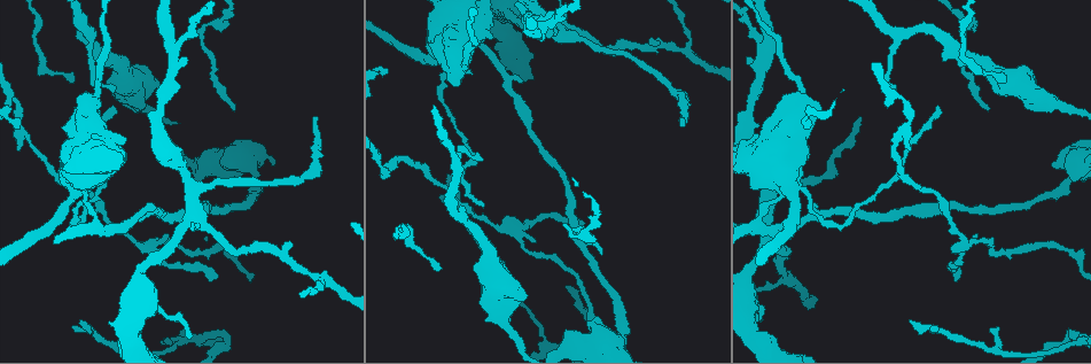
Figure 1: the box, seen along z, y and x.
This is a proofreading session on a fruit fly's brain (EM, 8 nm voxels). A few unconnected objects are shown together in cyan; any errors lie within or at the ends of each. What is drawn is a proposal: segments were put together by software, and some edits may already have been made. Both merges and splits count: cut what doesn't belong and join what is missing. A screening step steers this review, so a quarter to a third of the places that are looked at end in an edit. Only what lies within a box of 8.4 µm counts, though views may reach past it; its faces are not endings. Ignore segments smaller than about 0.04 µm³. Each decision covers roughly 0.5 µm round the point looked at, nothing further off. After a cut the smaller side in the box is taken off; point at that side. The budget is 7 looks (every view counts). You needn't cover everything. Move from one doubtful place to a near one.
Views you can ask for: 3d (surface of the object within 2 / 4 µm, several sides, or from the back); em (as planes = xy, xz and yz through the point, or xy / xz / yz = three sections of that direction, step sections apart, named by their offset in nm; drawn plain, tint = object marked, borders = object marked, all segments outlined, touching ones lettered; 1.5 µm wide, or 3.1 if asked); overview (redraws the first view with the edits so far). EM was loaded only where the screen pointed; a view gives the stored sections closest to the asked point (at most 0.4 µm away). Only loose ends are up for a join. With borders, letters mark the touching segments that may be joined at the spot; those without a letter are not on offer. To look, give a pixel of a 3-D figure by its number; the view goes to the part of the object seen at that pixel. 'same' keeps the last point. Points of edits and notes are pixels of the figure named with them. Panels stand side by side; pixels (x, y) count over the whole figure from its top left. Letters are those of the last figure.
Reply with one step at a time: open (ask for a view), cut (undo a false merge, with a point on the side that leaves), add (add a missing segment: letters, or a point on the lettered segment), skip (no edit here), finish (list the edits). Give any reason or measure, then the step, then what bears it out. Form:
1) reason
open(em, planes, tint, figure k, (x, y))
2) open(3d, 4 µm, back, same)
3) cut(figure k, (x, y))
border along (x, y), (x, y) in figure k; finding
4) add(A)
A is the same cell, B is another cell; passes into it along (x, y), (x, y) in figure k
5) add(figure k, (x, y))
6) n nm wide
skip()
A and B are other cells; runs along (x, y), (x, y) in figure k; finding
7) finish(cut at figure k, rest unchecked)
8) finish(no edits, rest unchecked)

abrupt turn
open(em, xy, step 8, tint, figure 1, (228, 337))

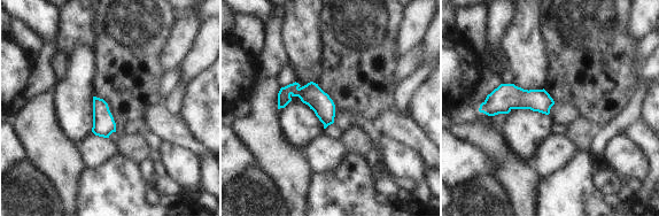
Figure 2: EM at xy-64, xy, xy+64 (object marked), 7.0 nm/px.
open(em, planes, borders, same)

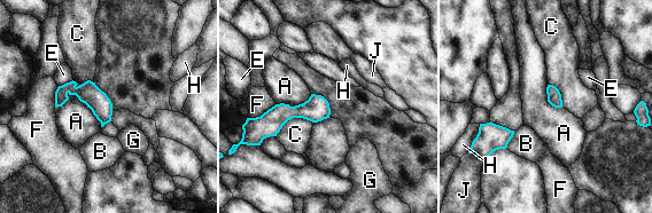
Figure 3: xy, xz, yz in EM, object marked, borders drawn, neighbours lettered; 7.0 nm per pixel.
160 nm wide
skip()
A, B, C, E, F, G, H and J are other cells; one neuron here

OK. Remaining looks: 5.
thin end
open(em, xz, step 8, borders, figure 1, (583, 222))

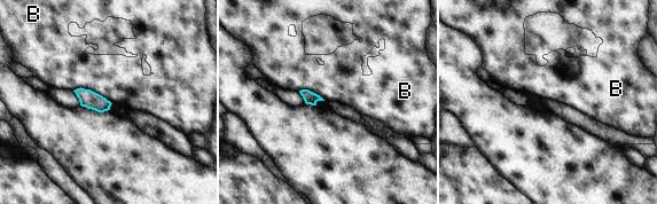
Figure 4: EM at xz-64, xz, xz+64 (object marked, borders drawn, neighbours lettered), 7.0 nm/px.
90 nm wide; B touches over 280 nm
skip()
B is another cell; no lettered segment goes on from it

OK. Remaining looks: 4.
sudden change in width
open(em, xy, step 8, tint, figure 1, (98, 87))

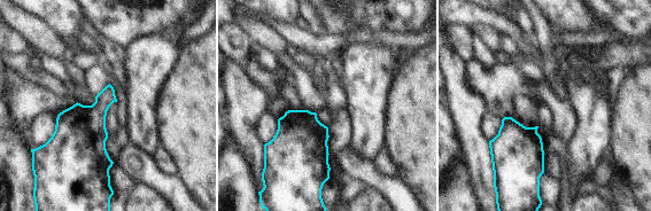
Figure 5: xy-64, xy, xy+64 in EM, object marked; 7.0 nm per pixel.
open(em, planes, borders, same)

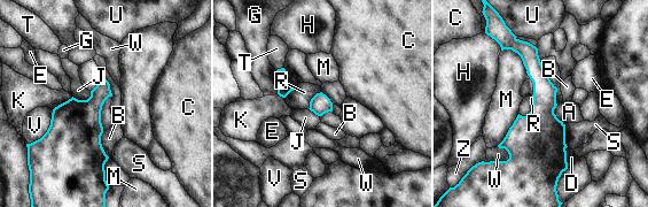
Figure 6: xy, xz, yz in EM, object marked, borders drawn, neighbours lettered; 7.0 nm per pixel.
120 nm wide
skip()
A, B, C, D, E, G, H, J, K, M, R, S, T, U, V, W and Z are other cells; runs along (501, 25), (541, 82), (537, 148) in figure 6; one neuron here

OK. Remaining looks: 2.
finish(no edits, rest unchecked)

